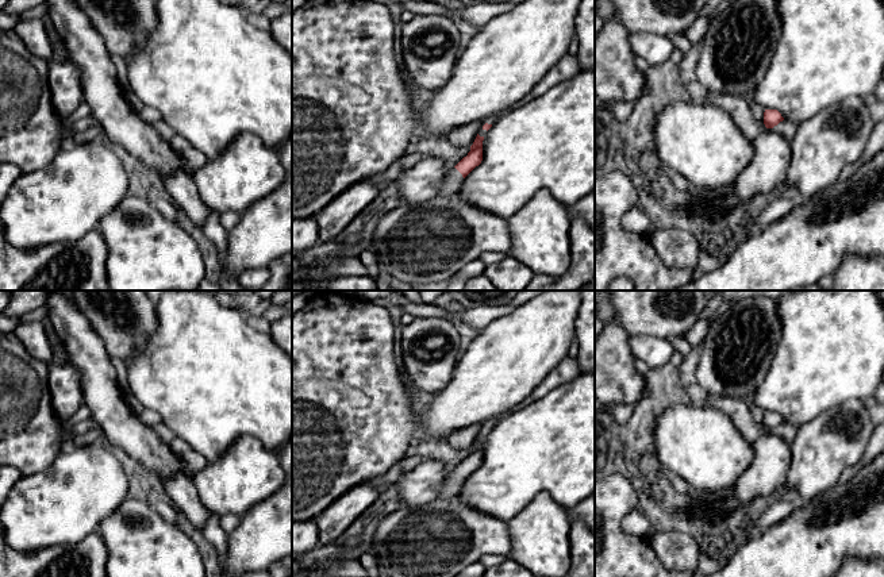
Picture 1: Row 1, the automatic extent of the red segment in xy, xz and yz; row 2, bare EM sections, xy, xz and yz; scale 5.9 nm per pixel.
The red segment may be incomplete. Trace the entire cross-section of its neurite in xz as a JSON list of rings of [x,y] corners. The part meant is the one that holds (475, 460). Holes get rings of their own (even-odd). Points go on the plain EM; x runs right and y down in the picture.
[[[477,436],[468,458],[446,476],[438,499],[450,499],[460,495],[464,481],[483,463],[483,443],[484,439]]]

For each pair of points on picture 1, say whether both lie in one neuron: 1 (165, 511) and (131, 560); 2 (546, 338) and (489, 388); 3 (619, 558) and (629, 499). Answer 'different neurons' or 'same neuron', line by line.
1: different neurons
2: same neuron
3: same neuron

